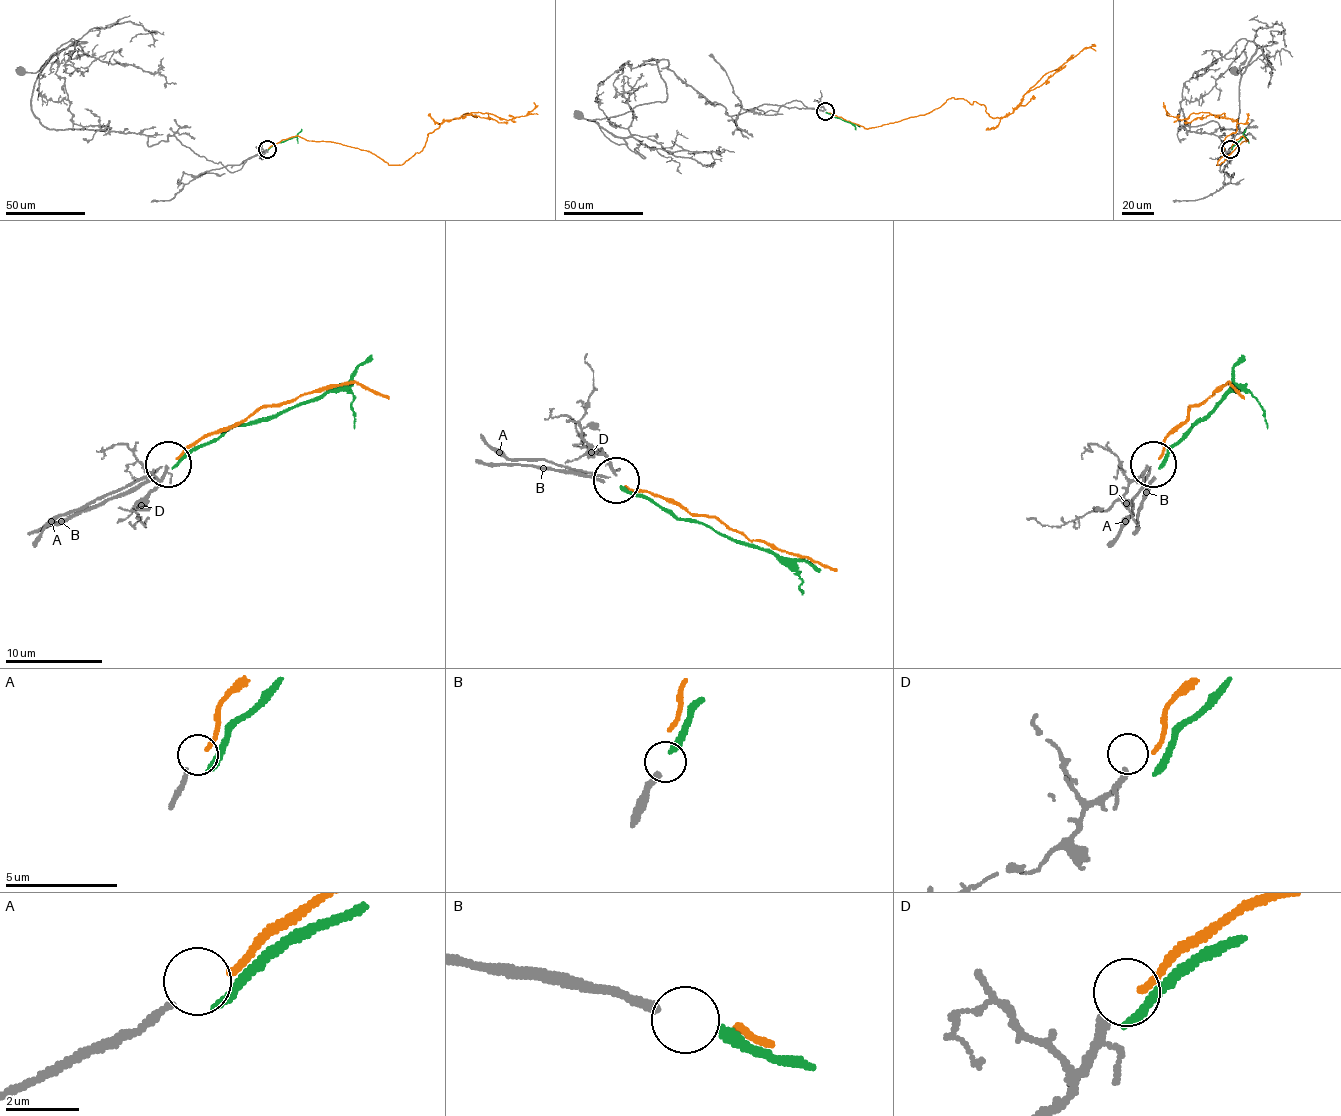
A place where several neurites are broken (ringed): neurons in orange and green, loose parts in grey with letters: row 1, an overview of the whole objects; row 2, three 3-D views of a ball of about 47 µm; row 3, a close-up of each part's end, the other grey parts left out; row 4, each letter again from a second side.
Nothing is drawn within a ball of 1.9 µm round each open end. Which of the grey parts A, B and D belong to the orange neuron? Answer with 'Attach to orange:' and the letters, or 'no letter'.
Attach to orange: A

